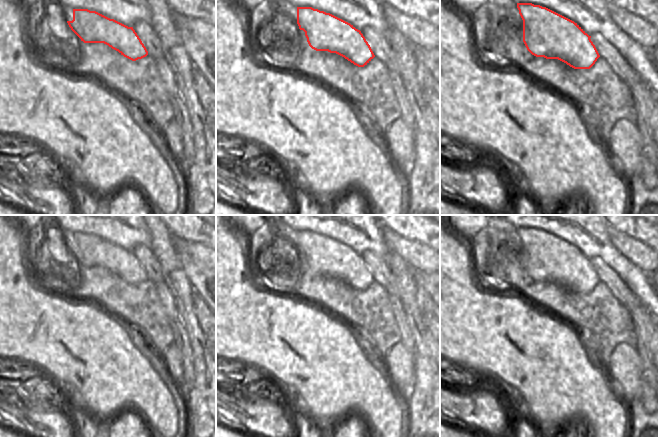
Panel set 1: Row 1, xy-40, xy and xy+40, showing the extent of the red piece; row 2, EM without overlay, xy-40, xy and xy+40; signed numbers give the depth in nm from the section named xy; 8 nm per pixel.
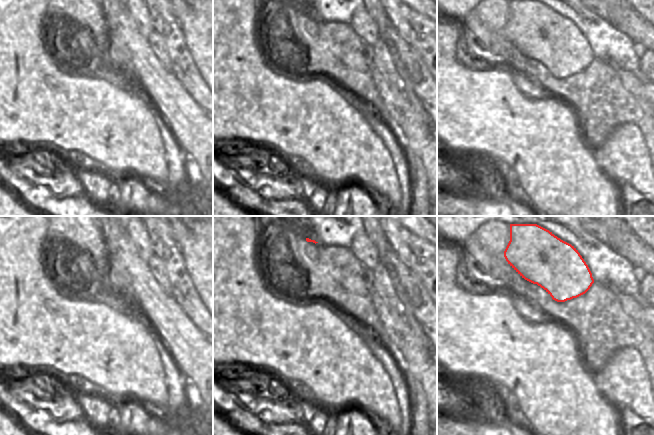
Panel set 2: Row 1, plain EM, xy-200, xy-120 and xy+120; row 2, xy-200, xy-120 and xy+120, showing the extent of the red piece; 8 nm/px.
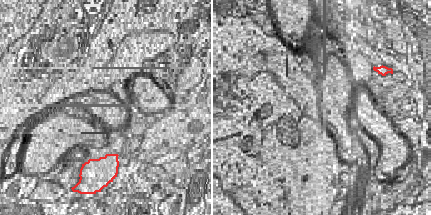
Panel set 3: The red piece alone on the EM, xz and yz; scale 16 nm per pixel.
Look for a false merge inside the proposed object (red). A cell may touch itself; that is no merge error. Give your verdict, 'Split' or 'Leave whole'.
Leave whole.

